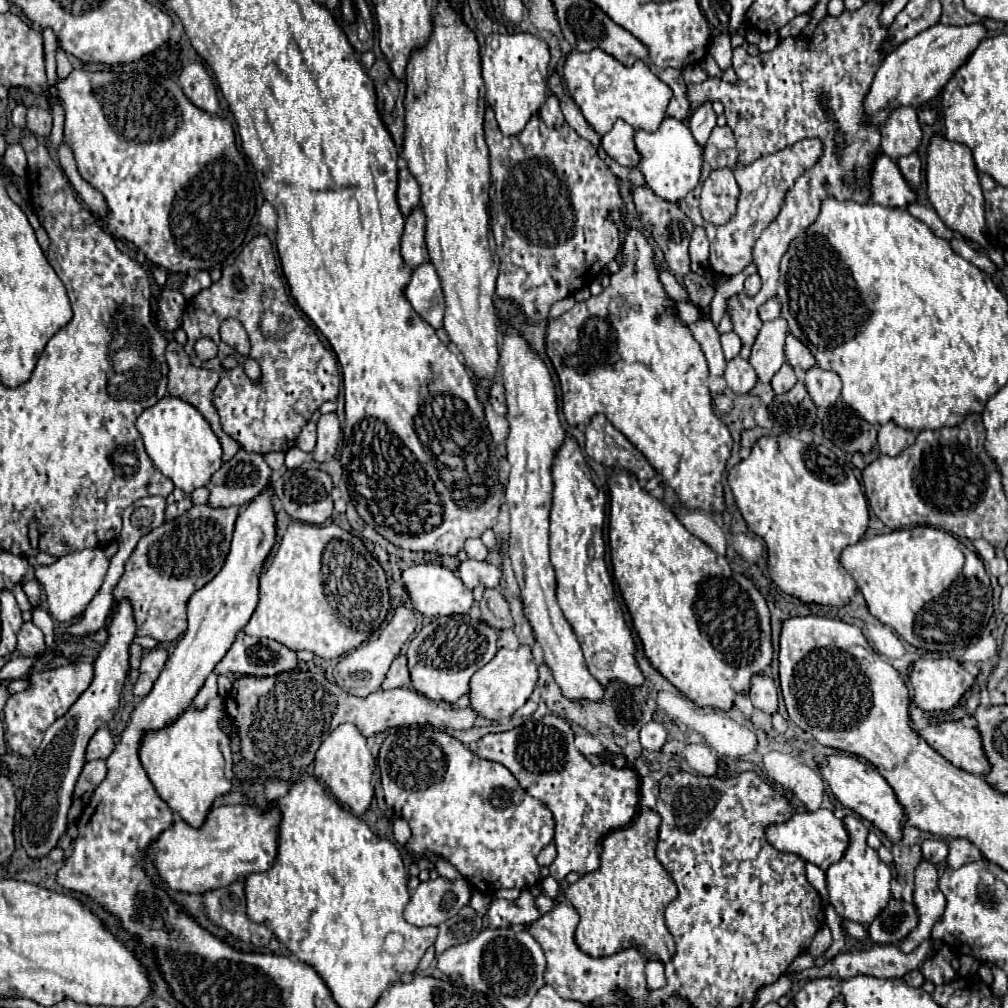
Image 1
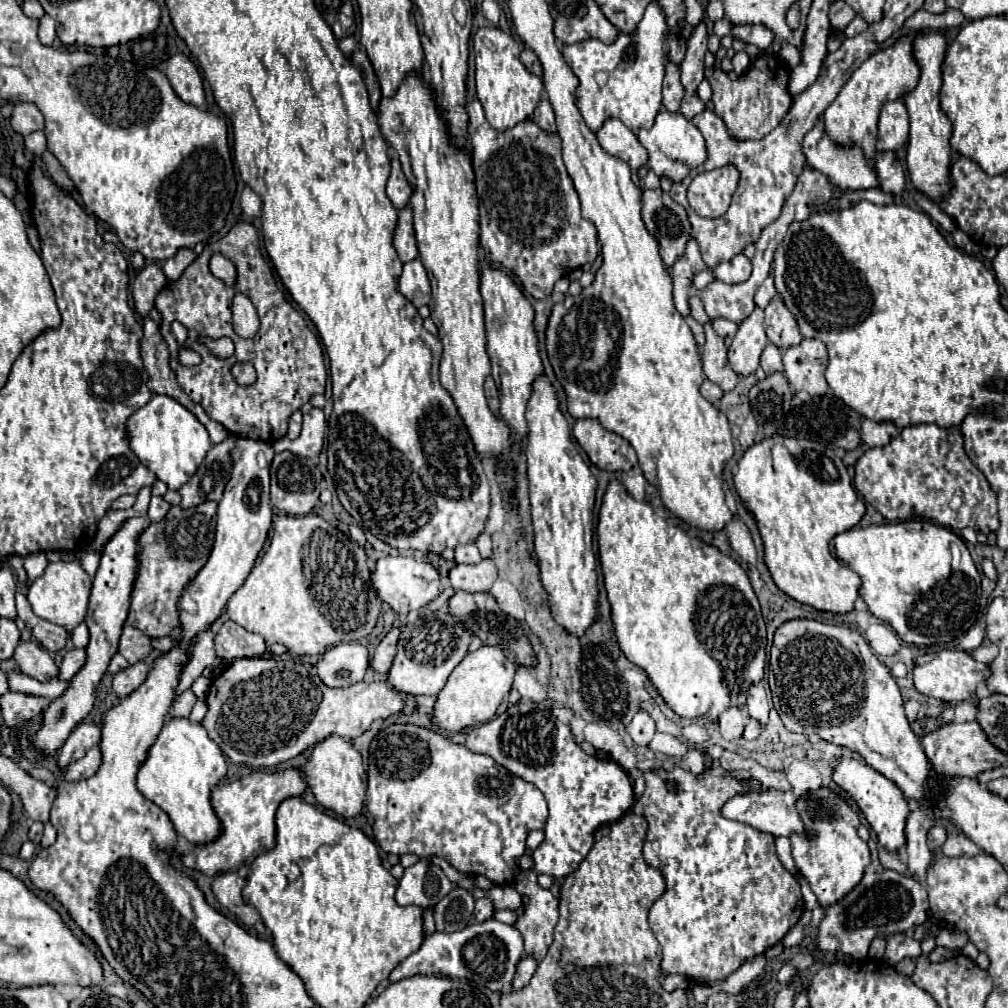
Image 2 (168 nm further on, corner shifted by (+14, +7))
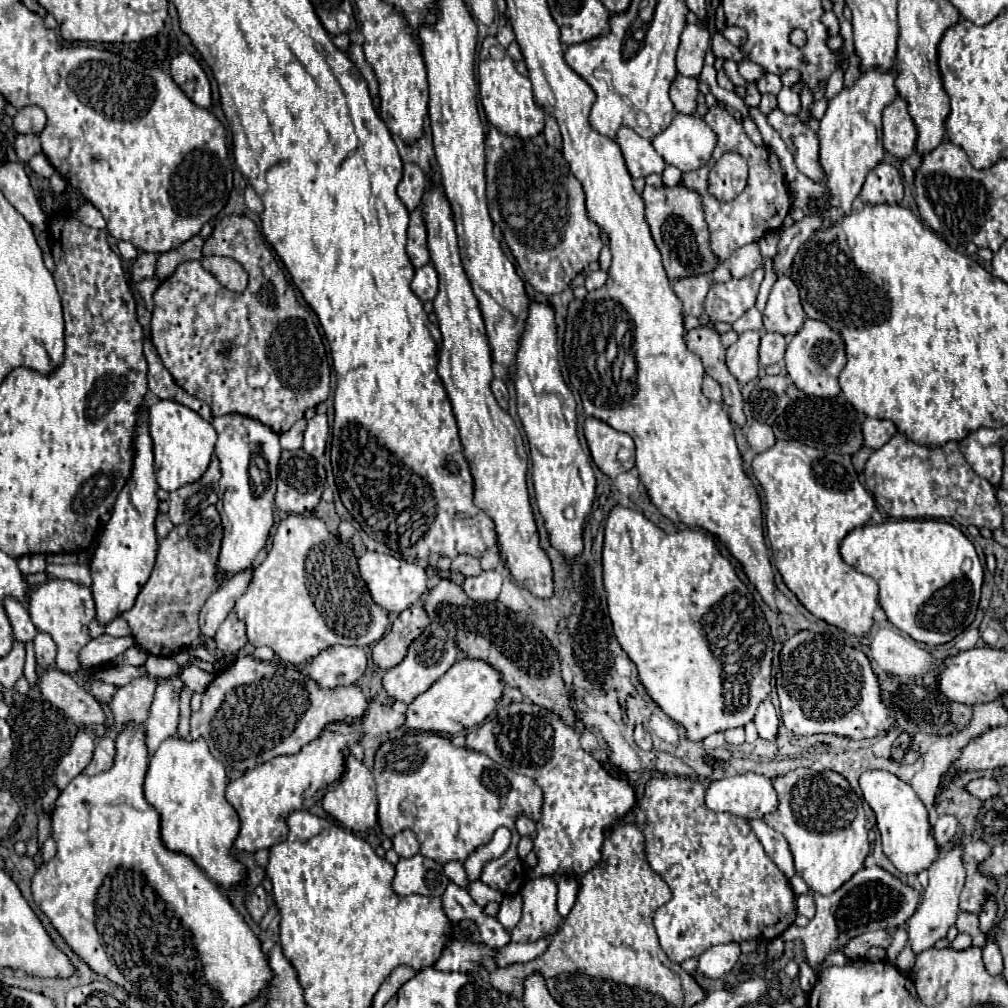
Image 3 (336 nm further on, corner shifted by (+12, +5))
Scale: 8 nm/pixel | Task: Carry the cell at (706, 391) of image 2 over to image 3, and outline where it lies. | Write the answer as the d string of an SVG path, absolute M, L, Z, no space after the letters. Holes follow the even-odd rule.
M705 376L705 378L703 378L703 394L705 394L709 400L721 402L721 386L719 386L719 382L715 382L711 376Z

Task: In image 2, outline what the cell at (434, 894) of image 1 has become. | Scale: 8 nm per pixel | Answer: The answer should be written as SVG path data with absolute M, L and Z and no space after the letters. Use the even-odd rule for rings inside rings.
M419 860L415 866L405 868L405 874L397 886L395 902L399 906L433 908L451 892L451 888L453 884L441 868L429 864L427 860Z

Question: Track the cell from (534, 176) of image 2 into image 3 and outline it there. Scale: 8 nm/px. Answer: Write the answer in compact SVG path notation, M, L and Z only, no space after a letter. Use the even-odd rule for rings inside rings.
M489 128L489 134L485 138L485 154L487 154L489 212L493 222L499 224L505 242L509 244L513 256L517 258L523 270L525 280L541 294L557 294L567 290L577 274L587 270L591 262L599 260L603 242L601 242L599 226L589 220L583 208L585 196L581 192L581 186L573 182L569 164L565 162L563 154L547 146L543 136L521 140L521 138L505 136L495 128Z

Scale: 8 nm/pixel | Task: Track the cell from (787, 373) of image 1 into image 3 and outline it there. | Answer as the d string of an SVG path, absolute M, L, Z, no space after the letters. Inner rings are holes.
M763 332L761 334L761 346L759 346L759 358L761 364L777 364L783 360L783 352L787 348L787 340L783 334L777 332Z

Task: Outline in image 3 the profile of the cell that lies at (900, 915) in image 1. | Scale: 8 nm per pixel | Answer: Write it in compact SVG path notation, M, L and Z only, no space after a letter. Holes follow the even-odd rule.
M879 866L861 868L855 876L851 876L851 880L847 880L847 884L837 888L831 896L823 896L823 894L809 890L807 884L799 876L793 876L789 880L789 884L795 894L813 894L815 904L817 904L817 914L813 920L809 920L807 926L799 927L793 923L782 934L783 940L788 942L788 934L797 932L797 937L805 944L807 962L811 966L823 962L823 958L829 952L841 950L841 946L845 946L847 940L851 940L863 932L895 930L895 928L903 926L913 916L913 912L917 910L917 906L921 902L921 896L917 890L903 884L901 880L897 880L893 874L889 874L887 870L883 870Z

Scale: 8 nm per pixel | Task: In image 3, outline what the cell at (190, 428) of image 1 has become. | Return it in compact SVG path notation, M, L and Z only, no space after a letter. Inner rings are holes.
M159 400L149 408L149 432L153 438L153 452L155 452L155 474L157 484L173 492L185 484L193 484L203 476L209 466L209 460L215 450L217 432L215 428L203 420L191 408L173 402L173 400Z

